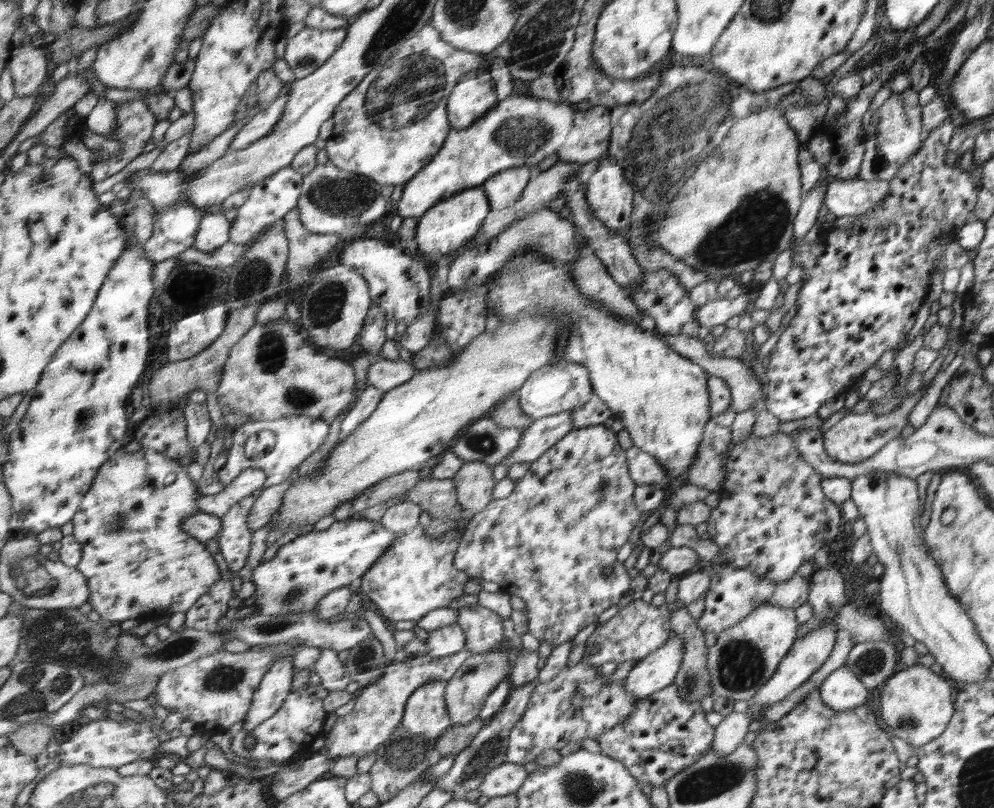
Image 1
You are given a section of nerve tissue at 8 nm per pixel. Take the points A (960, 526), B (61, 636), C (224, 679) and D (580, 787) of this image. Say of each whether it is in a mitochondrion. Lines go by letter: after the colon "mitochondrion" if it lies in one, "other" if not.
A: mitochondrion
B: mitochondrion
C: mitochondrion
D: mitochondrion

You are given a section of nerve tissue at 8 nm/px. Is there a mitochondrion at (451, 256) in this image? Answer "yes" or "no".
no

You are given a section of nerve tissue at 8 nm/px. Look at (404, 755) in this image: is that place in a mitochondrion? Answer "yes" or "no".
yes

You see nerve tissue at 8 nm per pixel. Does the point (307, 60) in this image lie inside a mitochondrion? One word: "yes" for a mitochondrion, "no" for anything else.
yes

